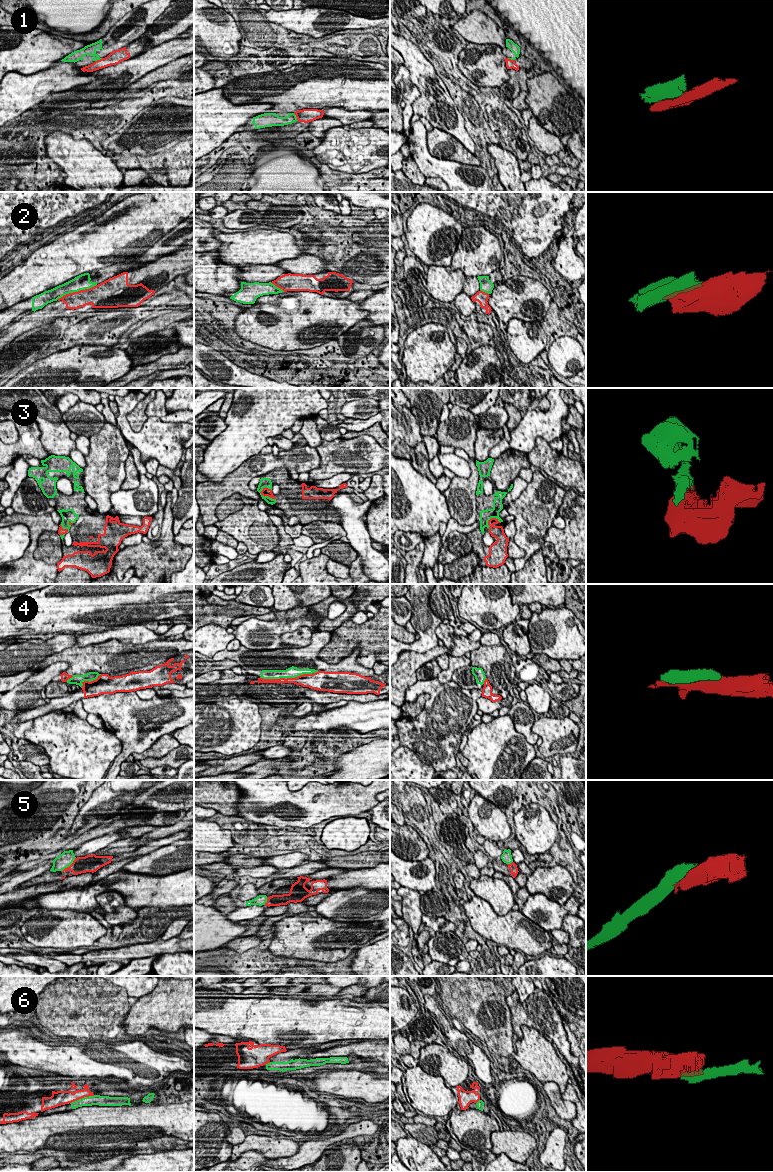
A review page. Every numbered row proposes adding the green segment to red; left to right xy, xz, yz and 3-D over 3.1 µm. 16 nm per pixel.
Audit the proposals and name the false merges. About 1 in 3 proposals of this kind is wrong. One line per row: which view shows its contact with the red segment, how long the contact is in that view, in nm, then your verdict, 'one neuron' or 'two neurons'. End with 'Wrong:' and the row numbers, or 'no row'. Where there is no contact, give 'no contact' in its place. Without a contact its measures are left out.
1: xz | 150 nm | two neurons
2: xy | 700 nm | two neurons
3: xz | 300 nm | one neuron
4: xz | 950 nm | two neurons
5: xy | 340 nm | two neurons
6: xy | 420 nm | two neurons
Wrong: 1, 2, 4, 5, 6

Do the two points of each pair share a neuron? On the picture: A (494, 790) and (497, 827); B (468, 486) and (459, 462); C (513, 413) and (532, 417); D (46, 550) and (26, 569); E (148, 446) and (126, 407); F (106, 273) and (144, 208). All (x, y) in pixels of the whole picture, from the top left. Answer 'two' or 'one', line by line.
A: two
B: two
C: two
D: two
E: one
F: two

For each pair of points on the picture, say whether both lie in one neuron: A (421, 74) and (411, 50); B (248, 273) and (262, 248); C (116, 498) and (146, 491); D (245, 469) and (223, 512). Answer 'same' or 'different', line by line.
A: same
B: different
C: same
D: different

